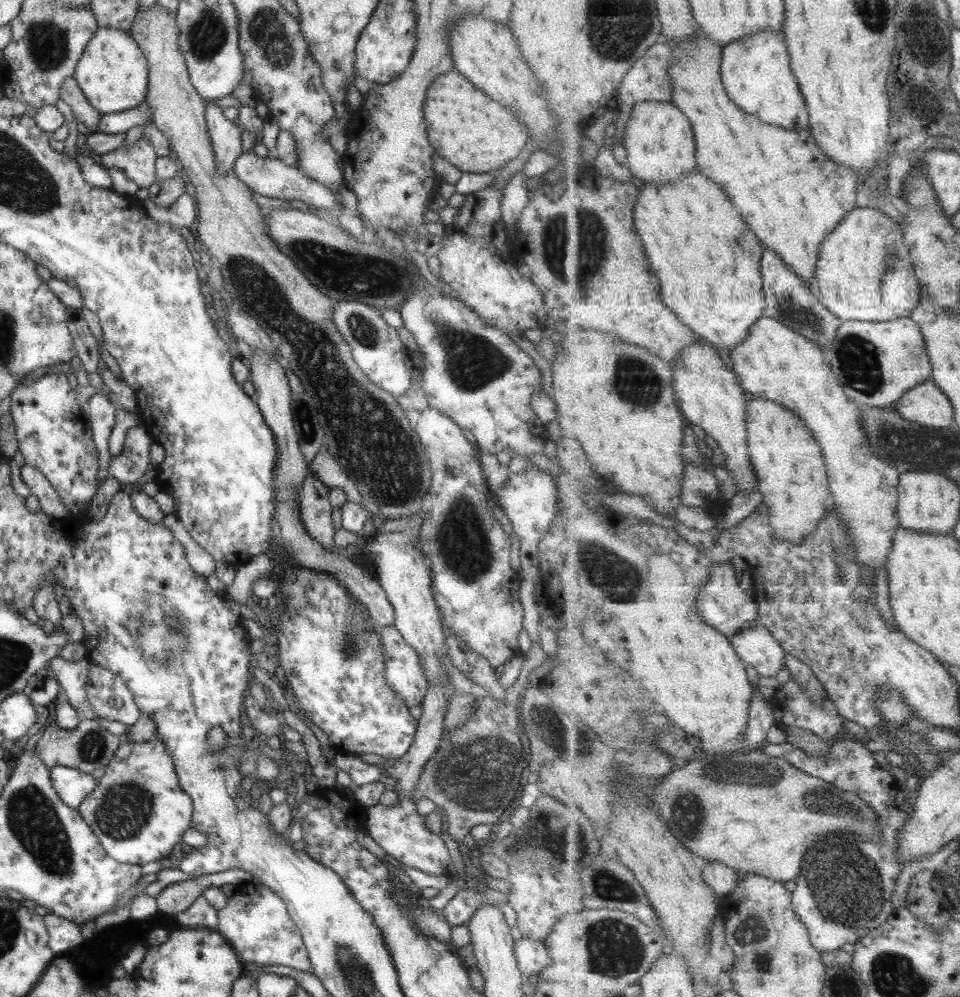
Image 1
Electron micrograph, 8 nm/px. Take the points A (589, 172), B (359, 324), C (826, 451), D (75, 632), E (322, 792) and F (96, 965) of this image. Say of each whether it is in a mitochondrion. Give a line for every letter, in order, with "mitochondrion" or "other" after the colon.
A: other
B: mitochondrion
C: other
D: other
E: other
F: other

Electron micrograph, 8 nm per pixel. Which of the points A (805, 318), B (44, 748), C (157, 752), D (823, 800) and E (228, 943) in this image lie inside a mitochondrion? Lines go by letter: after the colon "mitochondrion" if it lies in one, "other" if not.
A: mitochondrion
B: other
C: other
D: mitochondrion
E: other

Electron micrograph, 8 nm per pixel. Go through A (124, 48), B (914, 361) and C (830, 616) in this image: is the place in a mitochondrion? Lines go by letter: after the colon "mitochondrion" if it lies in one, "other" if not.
A: other
B: other
C: other

